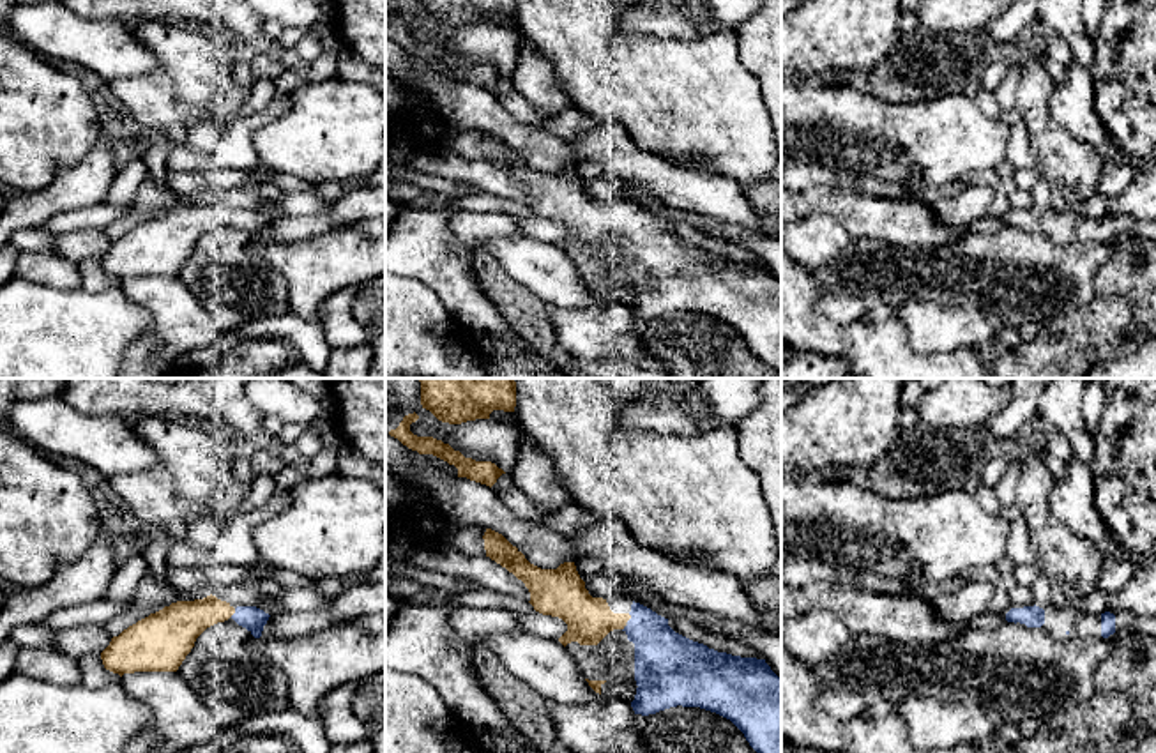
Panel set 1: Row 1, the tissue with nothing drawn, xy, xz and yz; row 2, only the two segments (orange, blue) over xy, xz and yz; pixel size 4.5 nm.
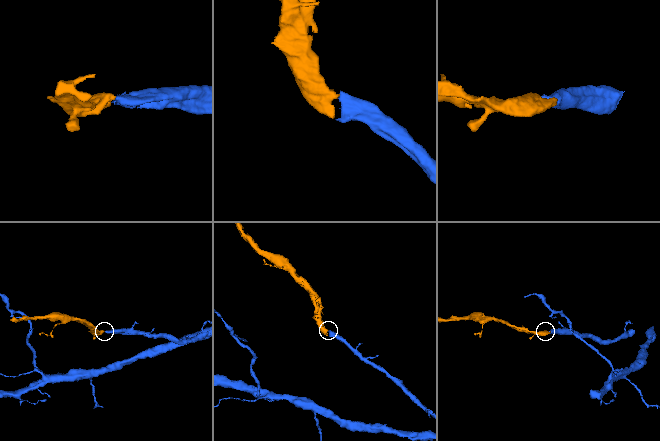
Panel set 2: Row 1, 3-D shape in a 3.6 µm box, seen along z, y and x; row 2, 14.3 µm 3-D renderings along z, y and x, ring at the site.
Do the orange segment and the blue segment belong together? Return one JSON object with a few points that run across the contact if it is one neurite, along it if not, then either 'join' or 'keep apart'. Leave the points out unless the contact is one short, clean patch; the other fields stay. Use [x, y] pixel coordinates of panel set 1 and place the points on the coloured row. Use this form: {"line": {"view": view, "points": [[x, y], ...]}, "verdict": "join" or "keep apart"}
{"verdict": "join"}

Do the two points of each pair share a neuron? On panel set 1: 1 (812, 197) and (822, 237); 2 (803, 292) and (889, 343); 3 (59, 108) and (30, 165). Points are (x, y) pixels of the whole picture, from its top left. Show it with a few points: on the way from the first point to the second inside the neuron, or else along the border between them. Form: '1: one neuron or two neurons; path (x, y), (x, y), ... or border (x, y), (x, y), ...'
1: two neurons; border (799, 218), (828, 212), (852, 237)
2: one neuron; path (812, 317), (835, 340), (865, 343)
3: one neuron; path (45, 122), (30, 136), (30, 151)

